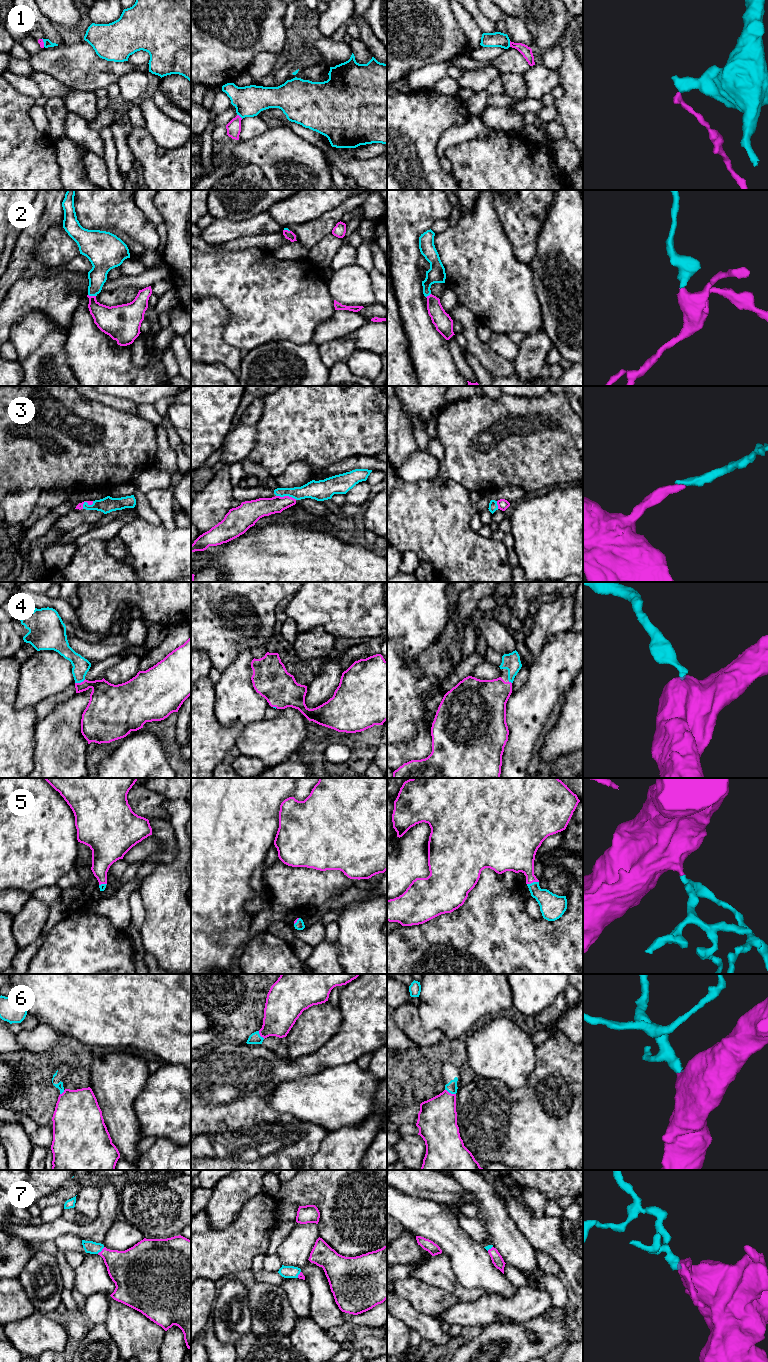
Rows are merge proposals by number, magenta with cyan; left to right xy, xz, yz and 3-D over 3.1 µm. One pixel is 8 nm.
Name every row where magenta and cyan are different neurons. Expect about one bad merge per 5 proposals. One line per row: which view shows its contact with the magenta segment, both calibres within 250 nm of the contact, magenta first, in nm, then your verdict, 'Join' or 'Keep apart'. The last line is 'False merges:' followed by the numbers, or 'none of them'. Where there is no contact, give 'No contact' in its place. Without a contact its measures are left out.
1: Touches magenta in yz. Thickness 90 nm (magenta) against 120 nm. Keep apart
2: Touches magenta in xy. Thickness 220 nm (magenta) against 150 nm. Join
3: Touches magenta in xz. Thickness 150 nm (magenta) against 150 nm. Join
4: Touches magenta in xy. Thickness 280 nm (magenta) against 140 nm. Join
5: Touches magenta in yz. Thickness 260 nm (magenta) against 200 nm. Join
6: Touches magenta in yz. Thickness 320 nm (magenta) against 90 nm. Join
7: Touches magenta in xy. Thickness 300 nm (magenta) against 100 nm. Join
False merges: 1

